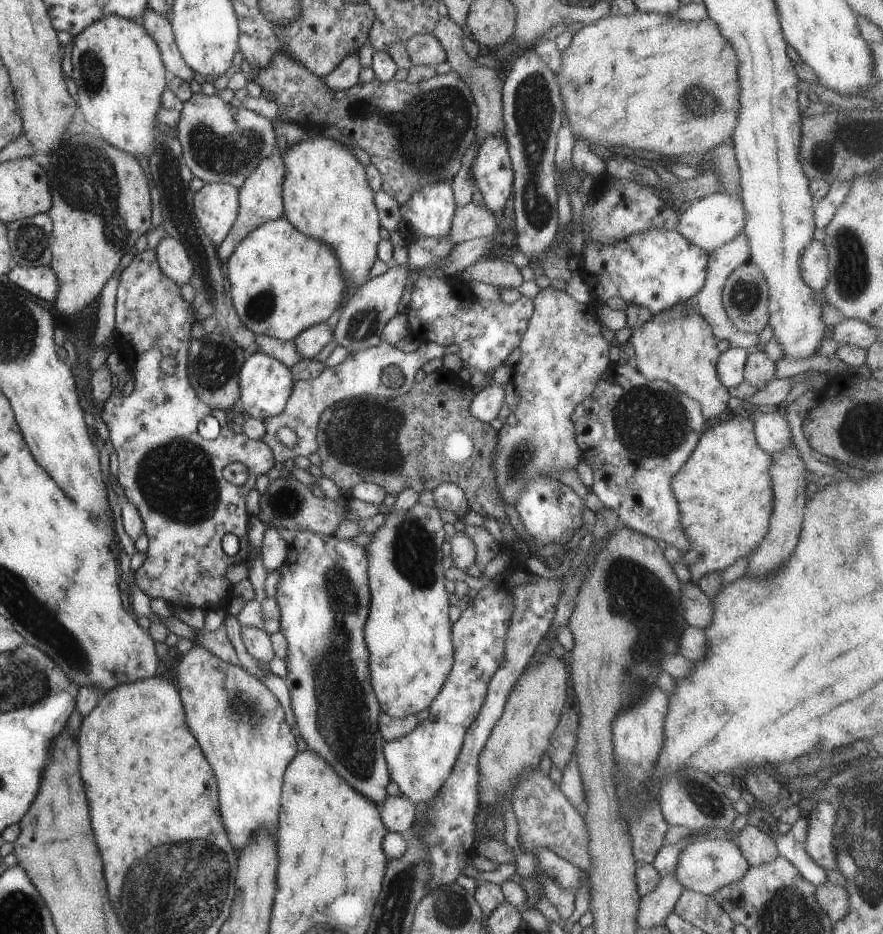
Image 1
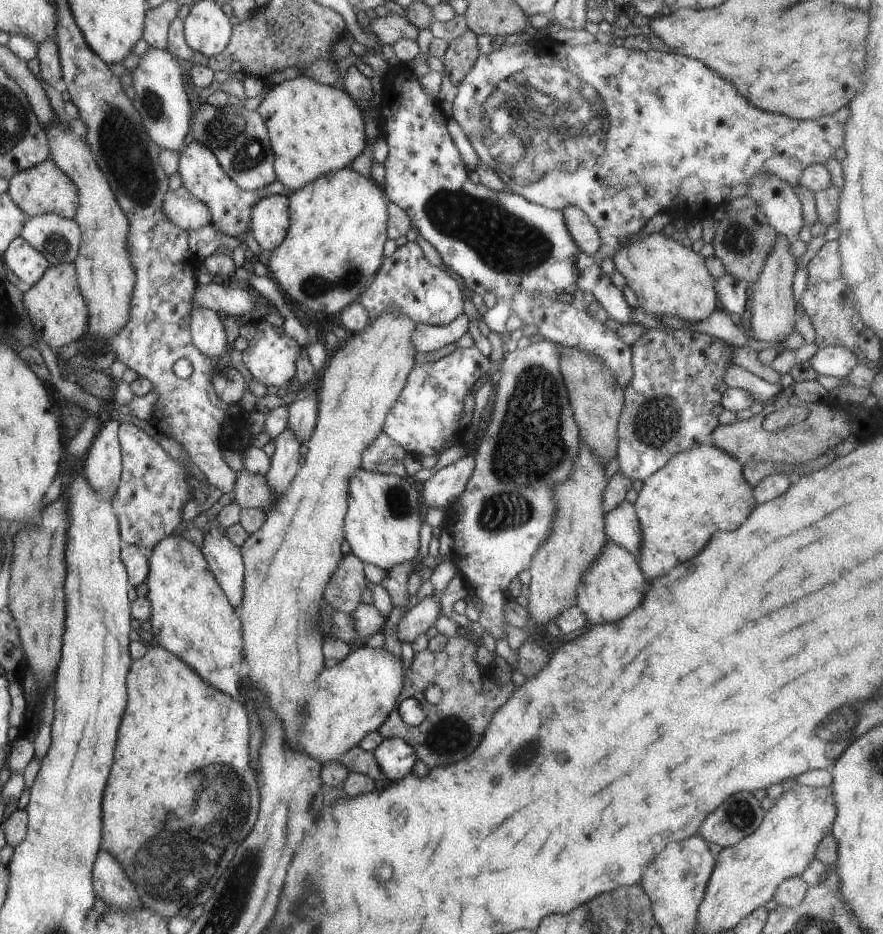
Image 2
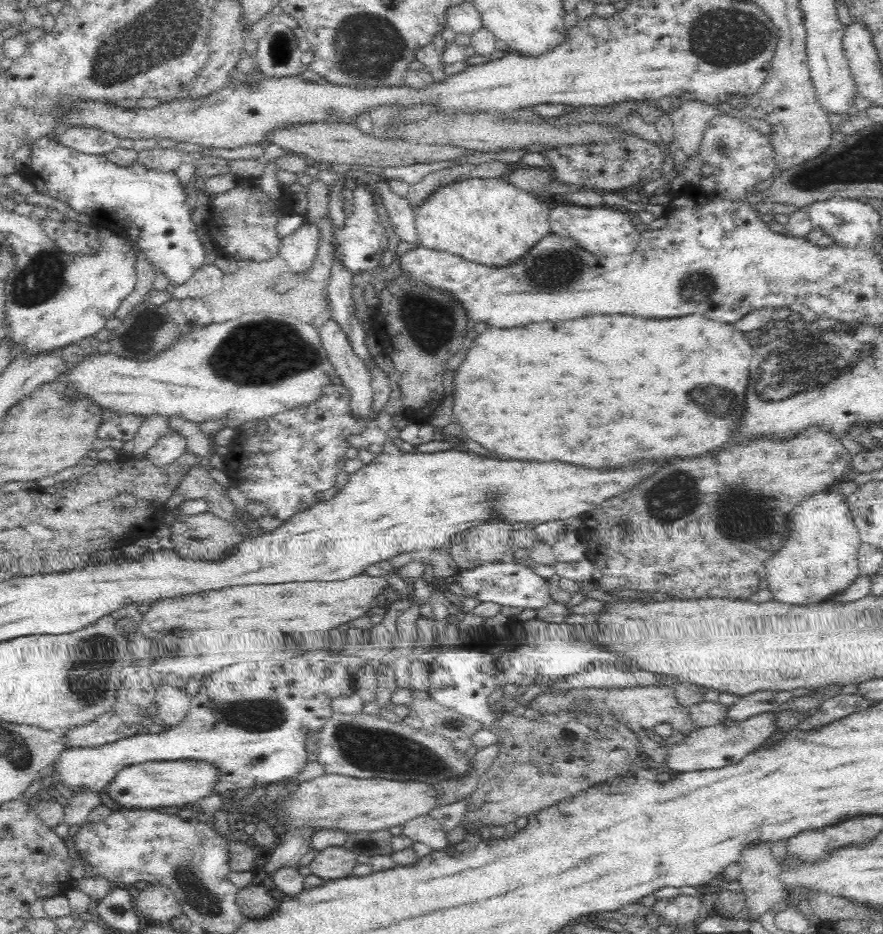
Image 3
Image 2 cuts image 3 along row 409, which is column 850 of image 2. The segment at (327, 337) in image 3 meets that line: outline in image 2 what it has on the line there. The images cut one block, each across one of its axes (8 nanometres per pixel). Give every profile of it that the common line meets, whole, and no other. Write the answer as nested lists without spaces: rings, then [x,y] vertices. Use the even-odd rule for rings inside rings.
[[[829,345],[820,349],[809,358],[809,364],[816,374],[841,379],[857,364],[855,354],[841,345]]]

